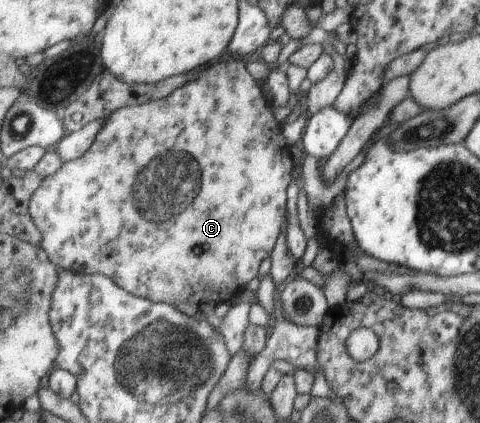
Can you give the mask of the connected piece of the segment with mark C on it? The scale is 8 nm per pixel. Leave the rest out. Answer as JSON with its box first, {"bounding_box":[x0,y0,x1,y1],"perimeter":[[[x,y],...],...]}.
{"bounding_box":[29,60,293,307],"perimeter":[[[217,60],[197,70],[194,78],[165,98],[126,106],[111,112],[105,117],[107,122],[95,136],[89,150],[75,160],[64,162],[57,172],[44,177],[41,186],[33,192],[29,201],[29,216],[33,218],[35,226],[43,234],[41,248],[59,269],[81,274],[104,274],[125,292],[146,298],[154,303],[166,303],[174,307],[179,306],[181,302],[192,302],[197,305],[209,302],[216,305],[223,304],[223,302],[233,304],[236,297],[245,290],[245,286],[259,275],[259,266],[272,253],[286,219],[287,186],[292,179],[293,160],[291,160],[290,146],[287,146],[282,133],[282,123],[275,119],[273,109],[263,97],[258,82],[247,71],[242,61],[222,62]]]}

